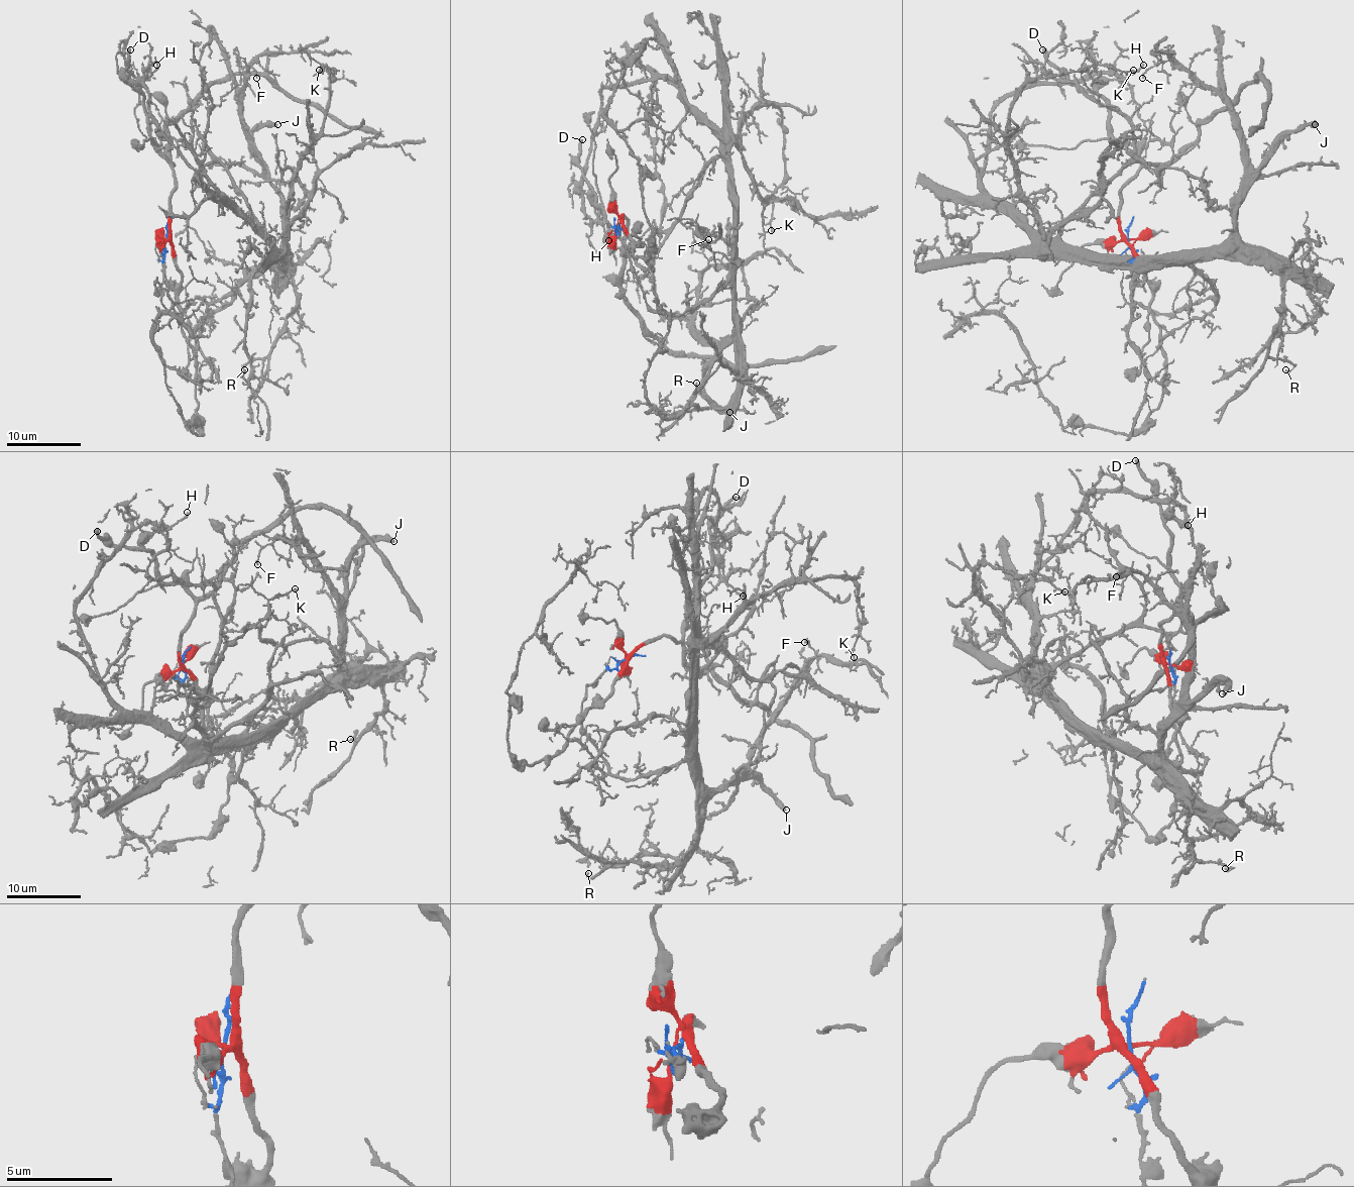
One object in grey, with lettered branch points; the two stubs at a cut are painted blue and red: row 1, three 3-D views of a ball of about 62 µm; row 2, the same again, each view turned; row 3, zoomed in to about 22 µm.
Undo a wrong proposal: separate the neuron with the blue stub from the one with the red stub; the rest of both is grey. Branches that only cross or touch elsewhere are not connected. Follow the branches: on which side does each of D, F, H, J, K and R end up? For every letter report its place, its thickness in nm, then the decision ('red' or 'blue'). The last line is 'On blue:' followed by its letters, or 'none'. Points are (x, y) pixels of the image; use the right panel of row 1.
D: (1042, 49) | 320 nm | red
F: (1142, 78) | 130 nm | blue
H: (1143, 65) | 190 nm | red
J: (1315, 124) | 400 nm | blue
K: (1133, 70) | 110 nm | blue
R: (1285, 369) | 130 nm | blue
On blue: F, J, K, R

